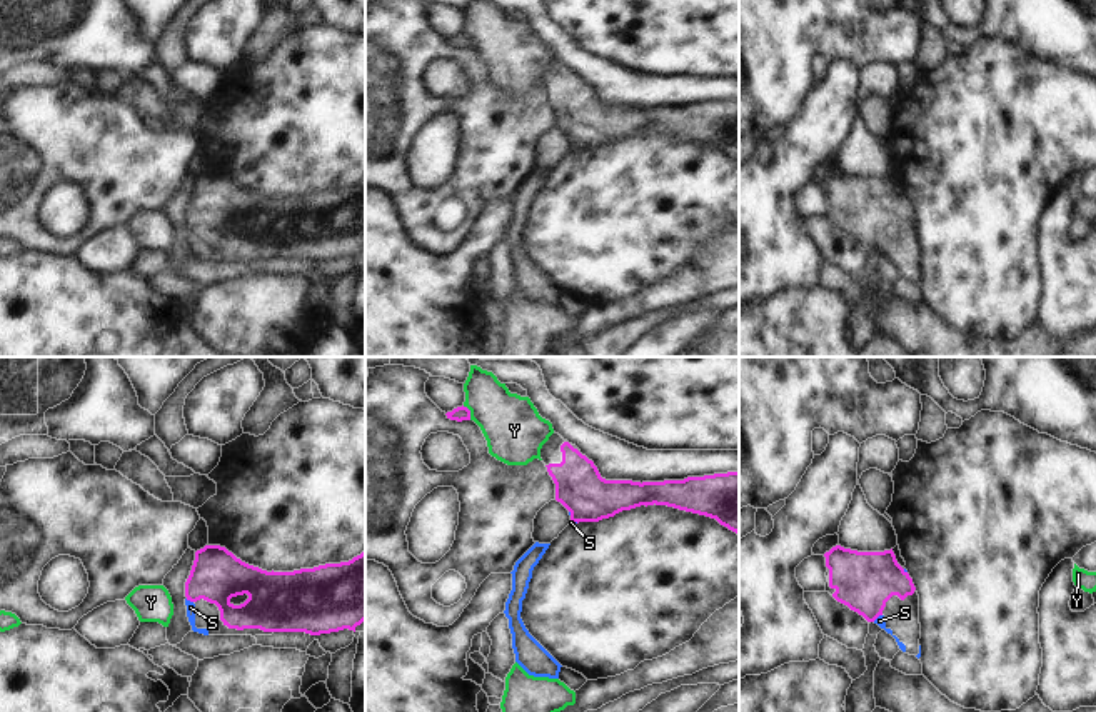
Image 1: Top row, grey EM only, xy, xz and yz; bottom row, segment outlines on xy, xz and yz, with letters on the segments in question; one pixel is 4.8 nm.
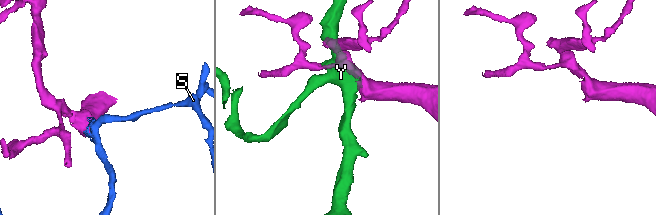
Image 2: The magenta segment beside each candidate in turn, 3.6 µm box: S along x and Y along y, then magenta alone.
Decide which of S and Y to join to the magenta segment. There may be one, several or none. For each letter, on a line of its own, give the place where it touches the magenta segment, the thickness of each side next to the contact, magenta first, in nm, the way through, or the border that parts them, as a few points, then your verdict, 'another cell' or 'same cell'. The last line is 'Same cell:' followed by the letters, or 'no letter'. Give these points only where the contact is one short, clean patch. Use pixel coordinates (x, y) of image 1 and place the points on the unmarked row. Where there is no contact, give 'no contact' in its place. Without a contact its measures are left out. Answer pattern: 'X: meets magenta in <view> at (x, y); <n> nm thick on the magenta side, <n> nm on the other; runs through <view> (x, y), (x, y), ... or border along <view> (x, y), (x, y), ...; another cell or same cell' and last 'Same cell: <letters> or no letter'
S: meets magenta in yz at (876, 244); 280 nm thick on the magenta side, 50 nm on the other; runs through yz (864, 207), (869, 232), (876, 244), (879, 247); same cell
Y: meets magenta in xz at (469, 39); 70 nm thick on the magenta side, 280 nm on the other; another cell
Same cell: S

